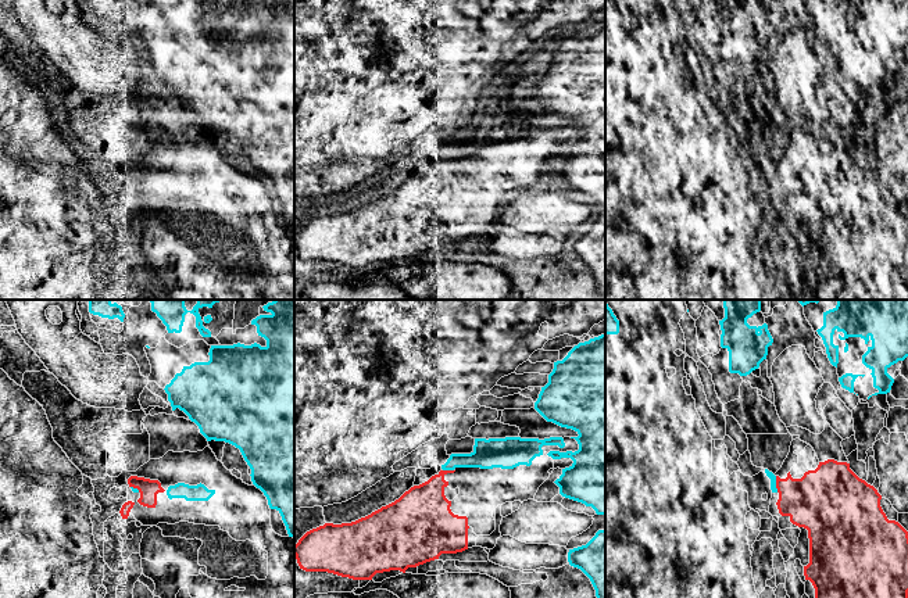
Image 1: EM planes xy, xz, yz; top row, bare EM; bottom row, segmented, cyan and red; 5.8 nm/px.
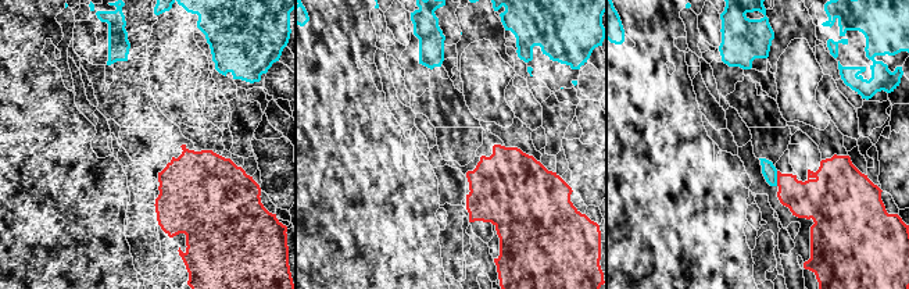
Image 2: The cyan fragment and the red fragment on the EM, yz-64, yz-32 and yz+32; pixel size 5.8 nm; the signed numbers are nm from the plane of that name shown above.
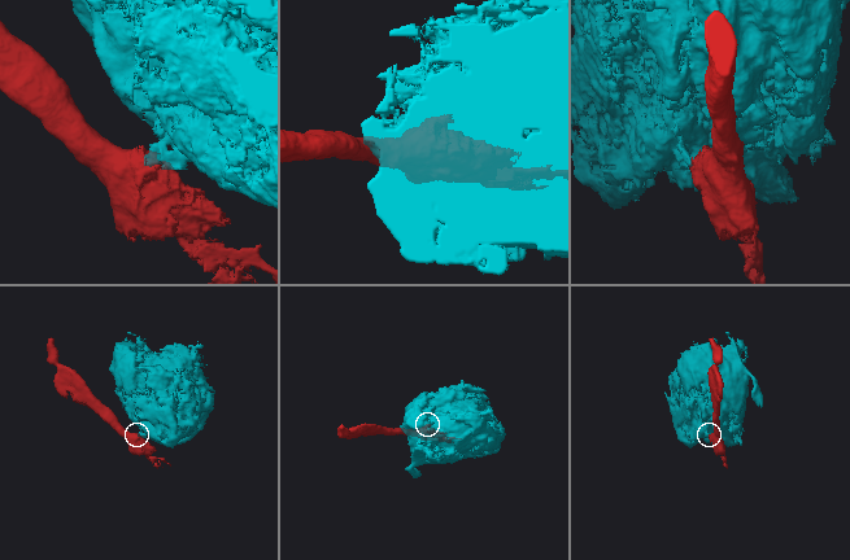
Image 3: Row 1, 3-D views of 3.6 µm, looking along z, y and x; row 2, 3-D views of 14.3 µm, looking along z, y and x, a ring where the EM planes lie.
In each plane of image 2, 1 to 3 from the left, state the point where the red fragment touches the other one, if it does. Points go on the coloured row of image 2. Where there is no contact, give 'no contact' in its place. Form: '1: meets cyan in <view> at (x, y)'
1: no contact
2: no contact
3: meets cyan in yz+32 at (776, 178)

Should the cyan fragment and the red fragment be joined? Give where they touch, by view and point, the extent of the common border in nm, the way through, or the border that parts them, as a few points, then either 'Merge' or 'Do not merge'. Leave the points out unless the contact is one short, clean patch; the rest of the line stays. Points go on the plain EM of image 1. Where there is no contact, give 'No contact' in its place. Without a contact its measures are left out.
Touches cyan at yz (775, 174). Shared border 100 nm. Do not merge

